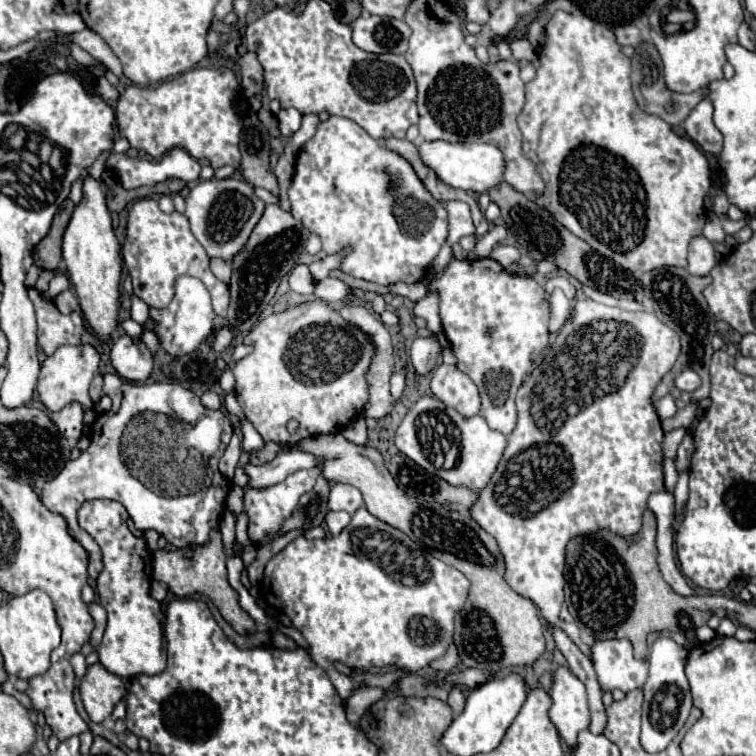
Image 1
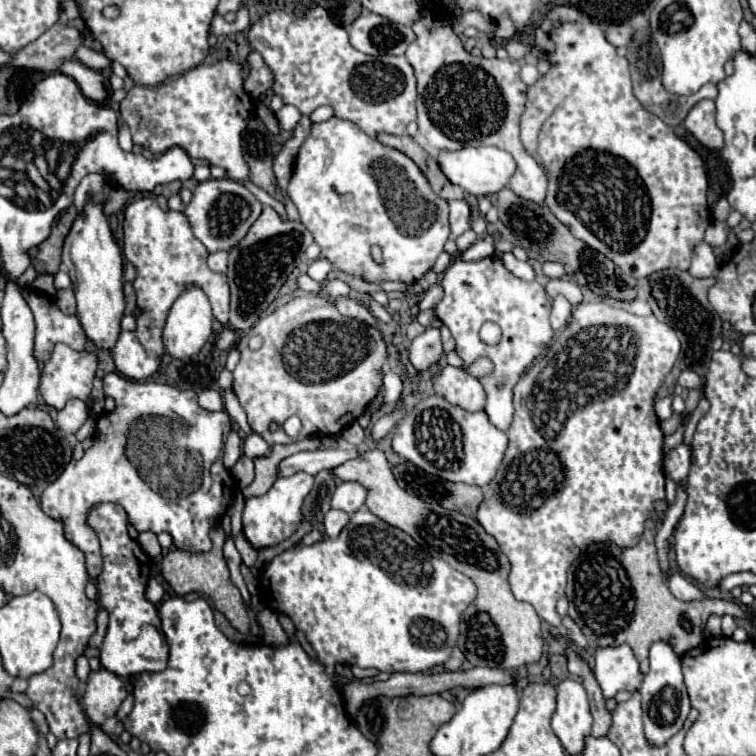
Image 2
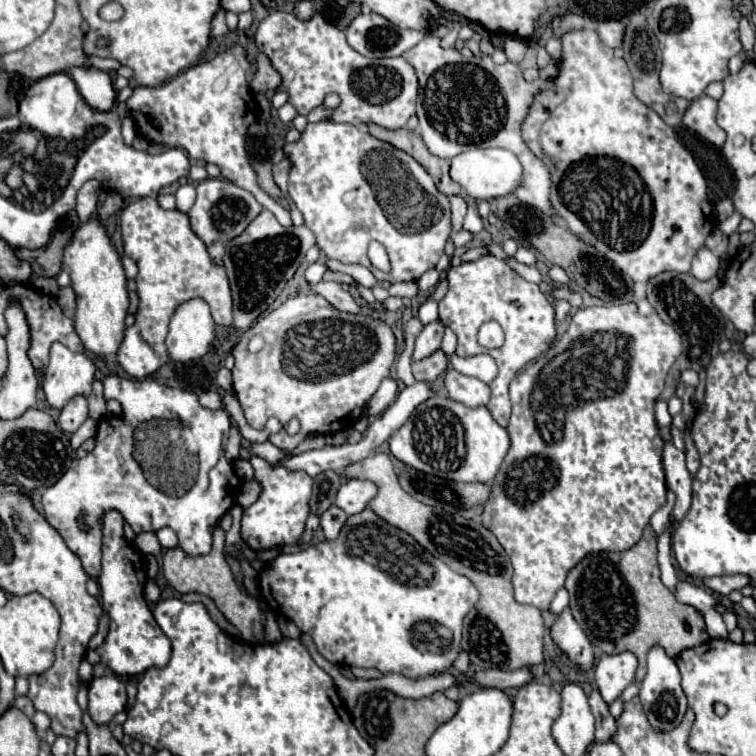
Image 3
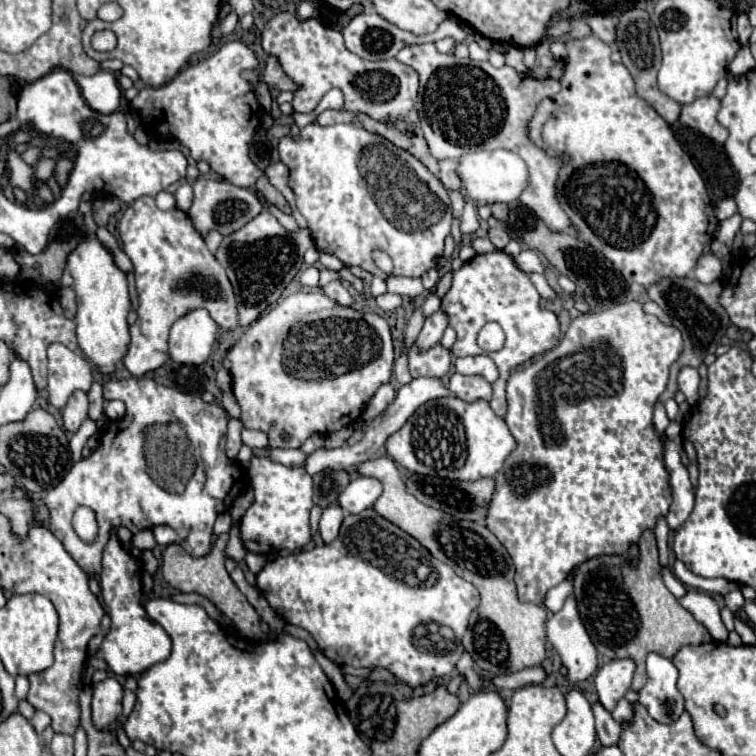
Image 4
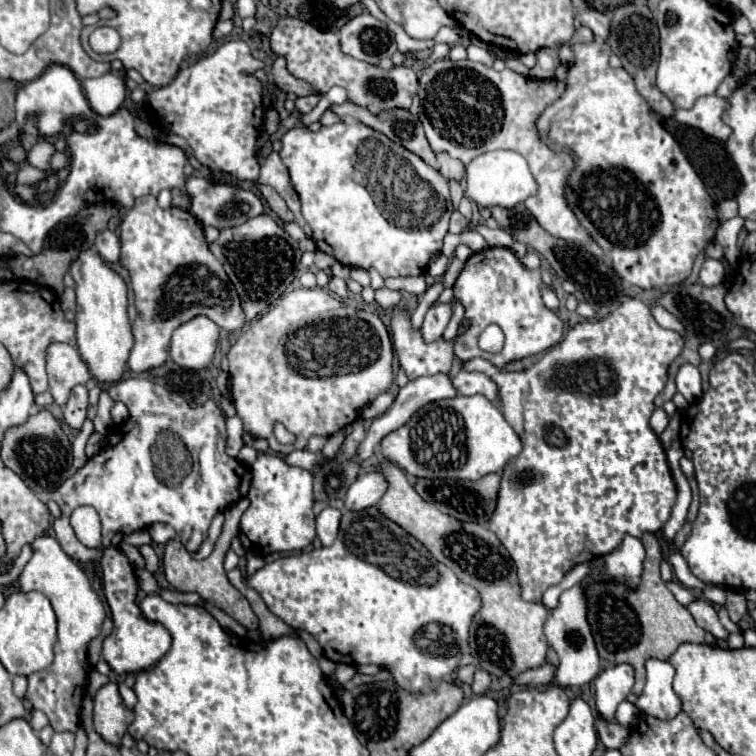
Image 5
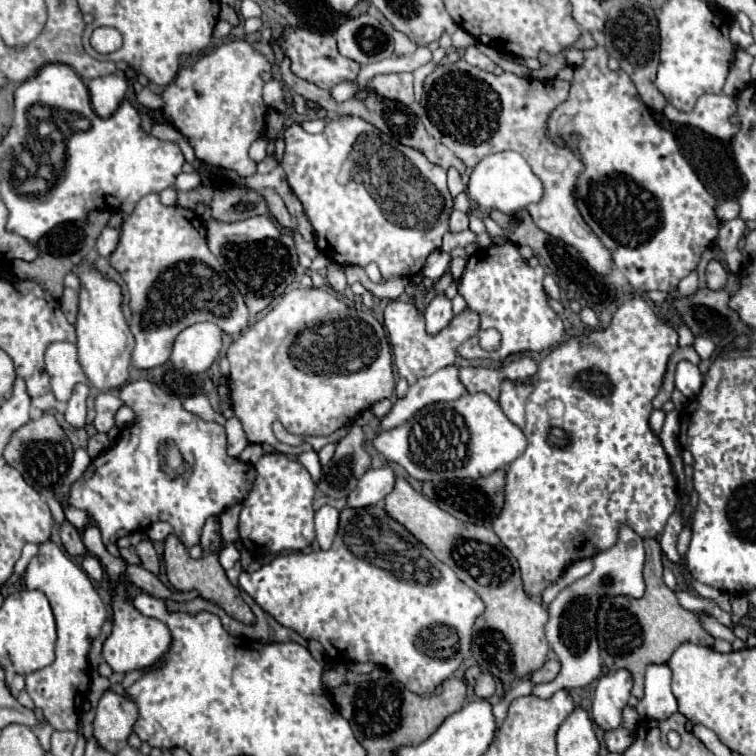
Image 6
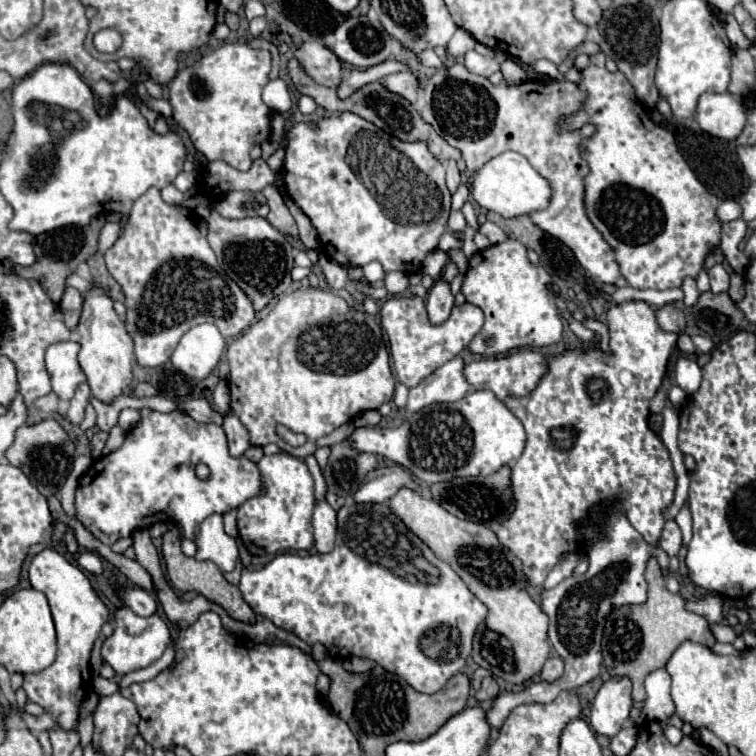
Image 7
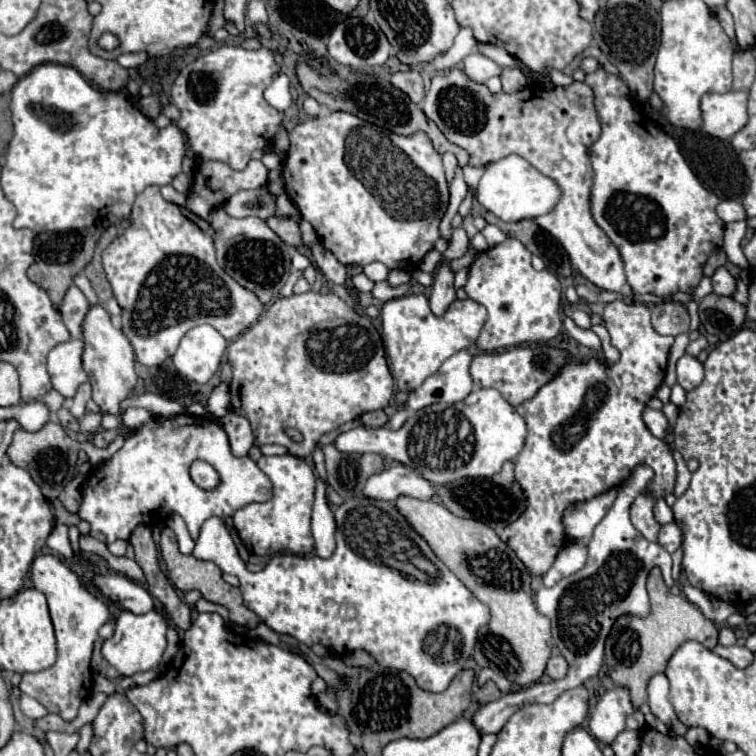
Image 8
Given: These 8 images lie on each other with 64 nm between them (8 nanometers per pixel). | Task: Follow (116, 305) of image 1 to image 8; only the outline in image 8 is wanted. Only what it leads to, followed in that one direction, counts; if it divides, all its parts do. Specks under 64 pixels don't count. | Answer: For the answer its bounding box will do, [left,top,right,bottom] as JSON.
[84,304,136,414]

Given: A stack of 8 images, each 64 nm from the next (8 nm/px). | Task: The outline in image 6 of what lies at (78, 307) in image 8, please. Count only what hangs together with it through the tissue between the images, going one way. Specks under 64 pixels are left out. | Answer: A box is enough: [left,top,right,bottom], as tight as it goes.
[62,288,78,324]

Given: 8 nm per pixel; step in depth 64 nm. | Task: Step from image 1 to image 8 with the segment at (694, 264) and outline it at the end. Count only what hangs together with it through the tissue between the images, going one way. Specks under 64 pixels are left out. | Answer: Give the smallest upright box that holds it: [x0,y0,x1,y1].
[712,268,736,296]

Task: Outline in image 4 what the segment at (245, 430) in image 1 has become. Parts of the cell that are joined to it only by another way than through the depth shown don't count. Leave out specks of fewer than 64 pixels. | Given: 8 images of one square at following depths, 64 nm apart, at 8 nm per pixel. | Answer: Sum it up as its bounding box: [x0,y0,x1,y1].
[270,448,308,466]

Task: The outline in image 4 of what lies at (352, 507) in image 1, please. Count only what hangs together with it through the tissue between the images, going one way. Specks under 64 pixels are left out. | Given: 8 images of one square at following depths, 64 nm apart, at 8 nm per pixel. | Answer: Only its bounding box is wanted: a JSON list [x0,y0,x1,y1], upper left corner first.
[340,476,382,514]

